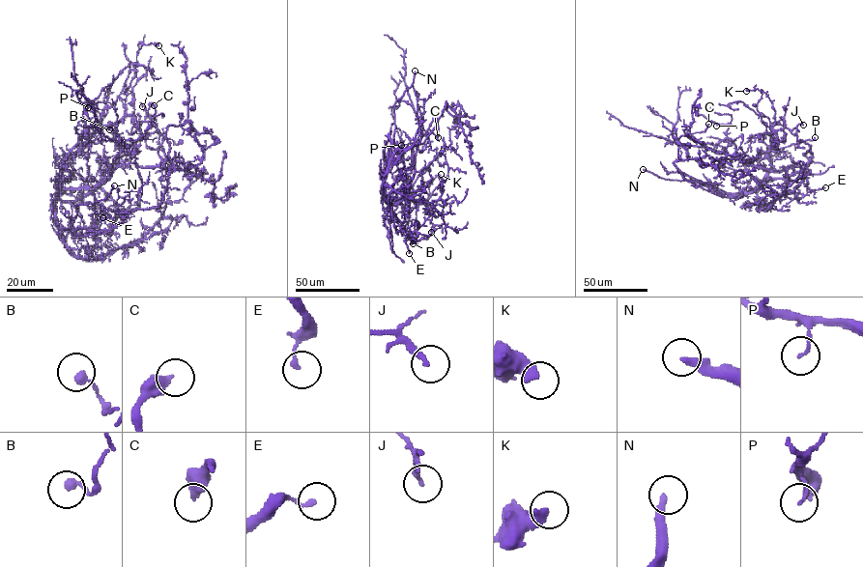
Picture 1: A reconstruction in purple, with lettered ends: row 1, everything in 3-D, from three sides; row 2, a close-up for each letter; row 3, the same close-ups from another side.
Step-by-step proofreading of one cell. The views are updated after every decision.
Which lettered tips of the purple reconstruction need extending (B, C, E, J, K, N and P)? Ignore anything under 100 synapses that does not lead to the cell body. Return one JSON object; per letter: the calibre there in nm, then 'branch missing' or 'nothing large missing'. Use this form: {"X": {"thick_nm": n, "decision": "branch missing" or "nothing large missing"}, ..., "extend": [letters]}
{"B": {"thick_nm": 300, "decision": "nothing large missing"}, "C": {"thick_nm": 440, "decision": "nothing large missing"}, "E": {"thick_nm": 170, "decision": "nothing large missing"}, "J": {"thick_nm": 240, "decision": "nothing large missing"}, "K": {"thick_nm": 440, "decision": "nothing large missing"}, "N": {"thick_nm": 320, "decision": "branch missing"}, "P": {"thick_nm": 100, "decision": "nothing large missing"}, "extend": ["N"]}

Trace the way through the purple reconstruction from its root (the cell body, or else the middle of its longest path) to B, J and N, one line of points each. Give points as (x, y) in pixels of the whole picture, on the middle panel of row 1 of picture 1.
B: (383, 189), (385, 199), (391, 197), (418, 202), (413, 243)
J: (383, 189), (388, 206), (411, 239), (425, 239), (441, 226), (433, 225), (431, 232)
N: (383, 189), (394, 132), (394, 103), (411, 86), (415, 70)

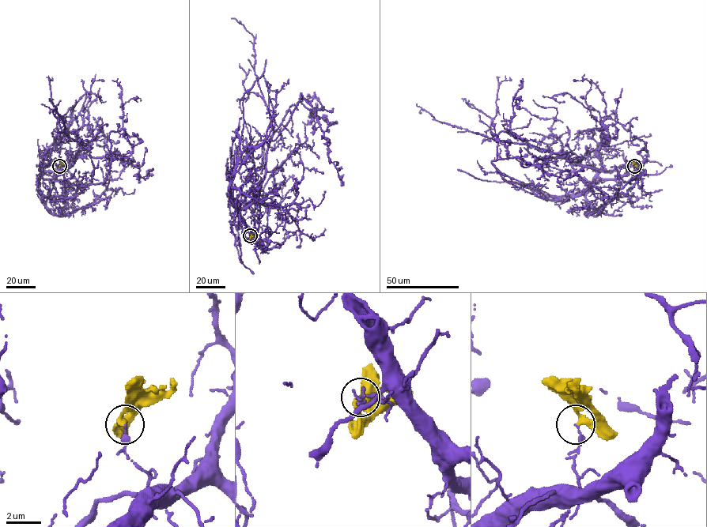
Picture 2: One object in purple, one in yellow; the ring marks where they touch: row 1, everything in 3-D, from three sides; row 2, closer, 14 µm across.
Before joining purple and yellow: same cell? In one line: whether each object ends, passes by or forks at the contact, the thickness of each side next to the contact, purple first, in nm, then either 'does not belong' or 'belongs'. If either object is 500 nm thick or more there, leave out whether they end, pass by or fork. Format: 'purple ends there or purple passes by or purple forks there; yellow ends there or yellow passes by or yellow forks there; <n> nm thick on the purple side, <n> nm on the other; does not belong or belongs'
purple ends there; yellow ends there; 140 nm thick on the purple side, 380 nm on the other; does not belong

